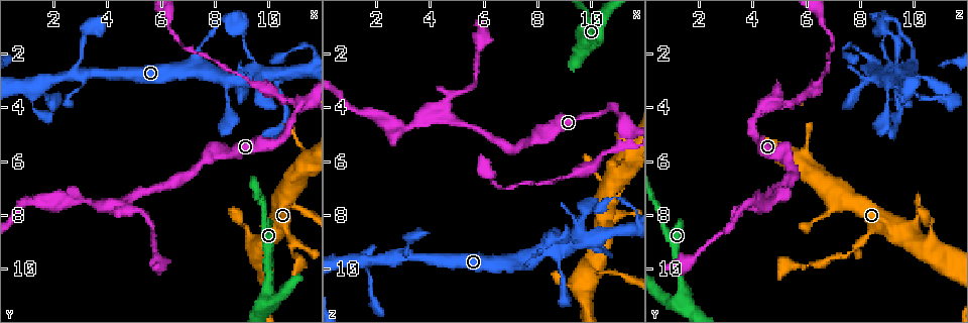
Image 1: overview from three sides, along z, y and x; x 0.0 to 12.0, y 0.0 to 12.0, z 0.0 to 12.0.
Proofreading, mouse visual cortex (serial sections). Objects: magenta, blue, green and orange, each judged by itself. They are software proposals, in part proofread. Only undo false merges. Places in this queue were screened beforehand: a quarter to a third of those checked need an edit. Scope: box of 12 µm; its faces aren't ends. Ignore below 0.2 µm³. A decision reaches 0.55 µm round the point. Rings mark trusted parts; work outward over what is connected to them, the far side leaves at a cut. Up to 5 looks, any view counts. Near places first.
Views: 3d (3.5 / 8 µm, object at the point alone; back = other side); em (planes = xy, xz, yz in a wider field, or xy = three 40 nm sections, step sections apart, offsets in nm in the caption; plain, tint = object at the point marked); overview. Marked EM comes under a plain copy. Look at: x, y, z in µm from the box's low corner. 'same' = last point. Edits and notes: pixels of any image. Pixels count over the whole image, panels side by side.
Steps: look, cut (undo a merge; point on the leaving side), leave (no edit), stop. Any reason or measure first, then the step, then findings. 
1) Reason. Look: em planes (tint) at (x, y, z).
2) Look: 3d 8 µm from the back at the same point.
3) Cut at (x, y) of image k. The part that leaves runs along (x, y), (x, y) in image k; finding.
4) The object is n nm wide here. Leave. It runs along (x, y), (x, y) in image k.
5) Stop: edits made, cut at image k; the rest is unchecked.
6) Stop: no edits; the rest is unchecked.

A fork. Look: 3d 3.5 µm at (9.3, 2.8, 9.1).

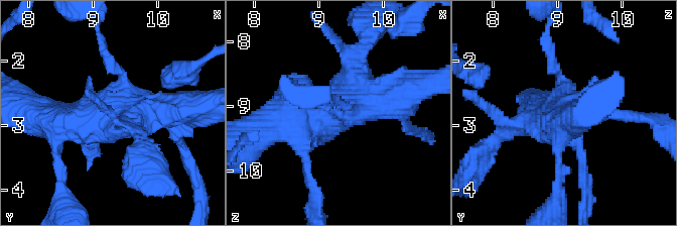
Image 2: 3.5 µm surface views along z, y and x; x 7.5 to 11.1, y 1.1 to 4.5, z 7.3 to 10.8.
Need the tissue. Look: em xy step 3 (tint) at the same point.

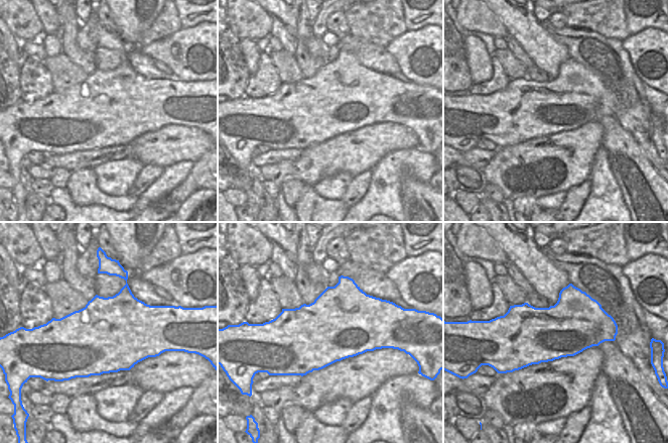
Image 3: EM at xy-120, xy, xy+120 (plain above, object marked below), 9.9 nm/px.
Cut it another way. Look: em xy step 2 (tint) at the same point.

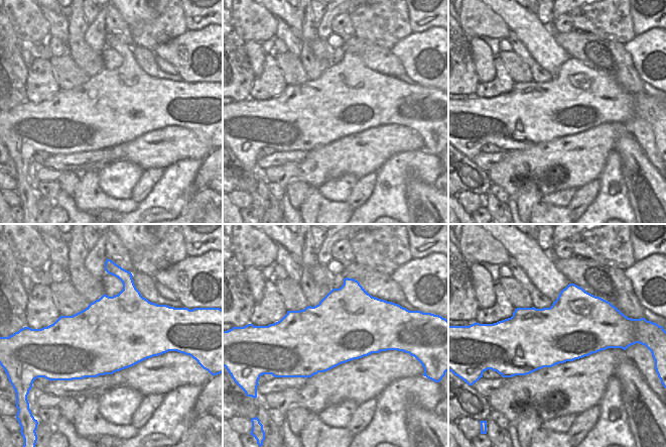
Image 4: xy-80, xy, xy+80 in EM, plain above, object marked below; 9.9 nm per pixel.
The object is 700 nm wide here. Leave. It runs along (272, 120), (402, 95) in image 2; all the same cell.

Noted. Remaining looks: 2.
Three-way junction. Look: 3d 3.5 µm at (11.3, 3.8, 5.4).

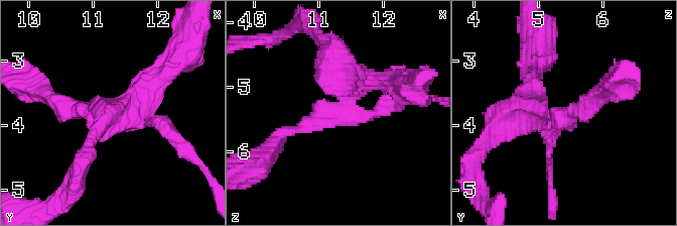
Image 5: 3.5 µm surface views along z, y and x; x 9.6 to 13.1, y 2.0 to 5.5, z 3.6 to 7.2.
Shape alone is not enough. Look: em xy step 3 (tint) at (11.35, 3.85, 5.40).

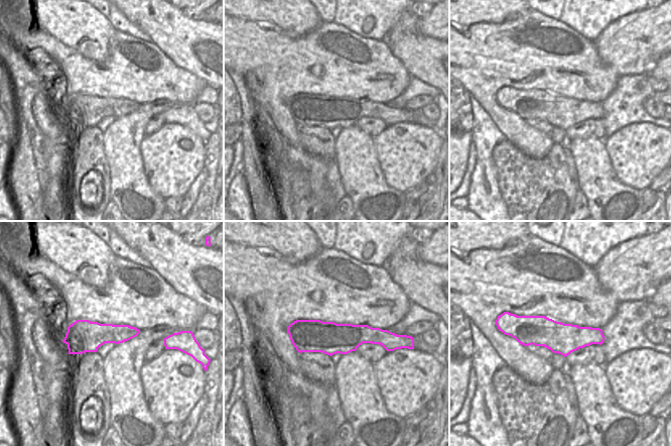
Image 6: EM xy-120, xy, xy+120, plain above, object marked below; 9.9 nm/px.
The arms are 150, 200, 400 nm wide. Cut at (81, 109) of image 5. The part that leaves runs along (348, 104), (289, 129), (270, 150) in image 5; a second cell is stuck on.

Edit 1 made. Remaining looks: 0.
Stop: edits made, cut at image 5; the rest is unchecked.

